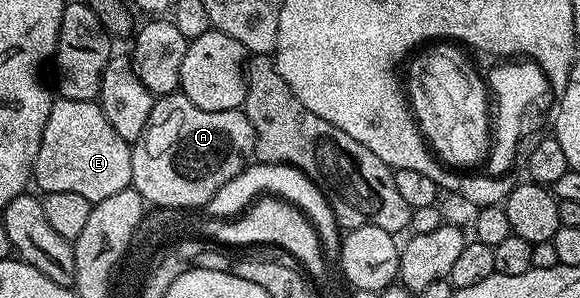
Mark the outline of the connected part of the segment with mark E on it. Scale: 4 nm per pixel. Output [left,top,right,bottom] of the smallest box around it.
[34,99,132,204]

